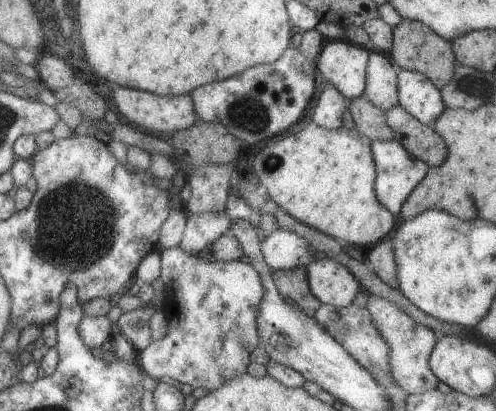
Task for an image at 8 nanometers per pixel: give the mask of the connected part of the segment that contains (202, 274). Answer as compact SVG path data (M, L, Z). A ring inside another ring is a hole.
M174 247L170 249L165 249L161 254L161 279L165 284L168 292L167 304L173 312L173 316L170 319L168 336L164 340L152 341L145 349L138 352L137 362L141 370L145 375L150 376L152 379L160 381L162 376L170 376L174 380L178 380L181 384L190 384L192 388L208 388L210 391L221 387L226 384L229 380L238 378L242 374L246 373L247 366L250 364L250 355L252 351L260 345L260 337L258 334L257 318L259 312L261 311L261 302L263 301L263 296L265 293L261 276L259 272L248 262L242 262L238 259L235 261L216 261L208 262L200 258L198 255L191 255L184 252L182 248Z

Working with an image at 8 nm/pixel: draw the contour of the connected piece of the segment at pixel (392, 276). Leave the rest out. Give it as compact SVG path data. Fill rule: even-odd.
M385 240L373 245L366 251L367 262L371 264L375 273L392 288L399 288L397 264L392 240Z

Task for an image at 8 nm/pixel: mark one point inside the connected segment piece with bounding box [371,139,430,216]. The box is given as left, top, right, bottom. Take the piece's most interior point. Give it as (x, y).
(398, 172)

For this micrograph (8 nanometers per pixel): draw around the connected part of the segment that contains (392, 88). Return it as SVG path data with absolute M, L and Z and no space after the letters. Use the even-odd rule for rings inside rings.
M370 51L364 96L384 112L399 104L397 72L398 67L388 54Z

